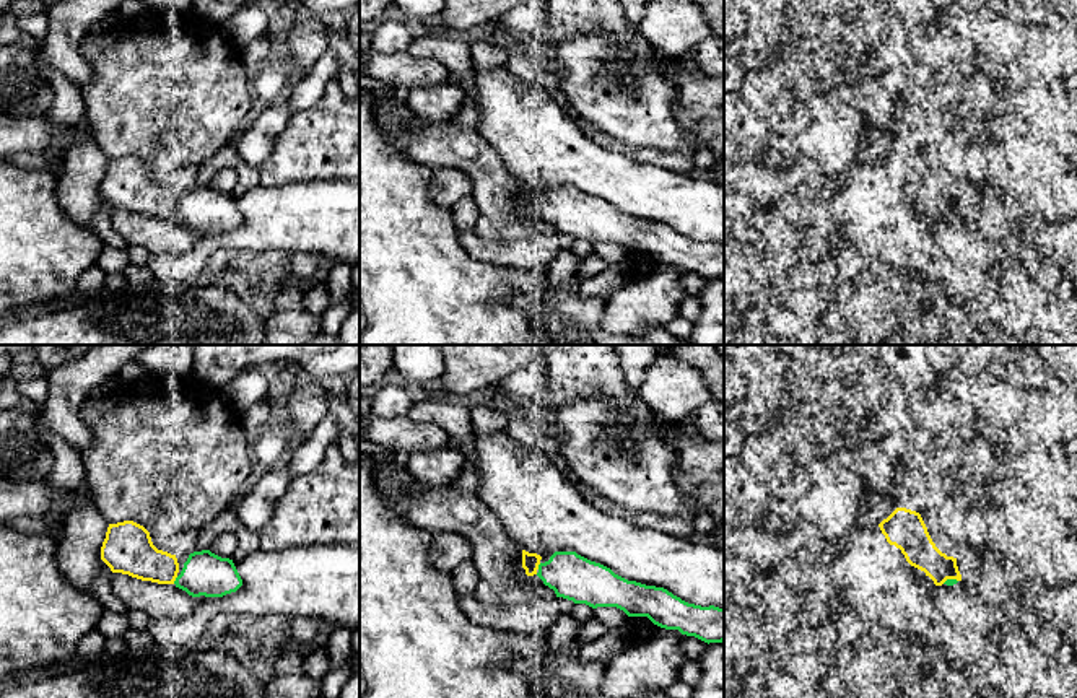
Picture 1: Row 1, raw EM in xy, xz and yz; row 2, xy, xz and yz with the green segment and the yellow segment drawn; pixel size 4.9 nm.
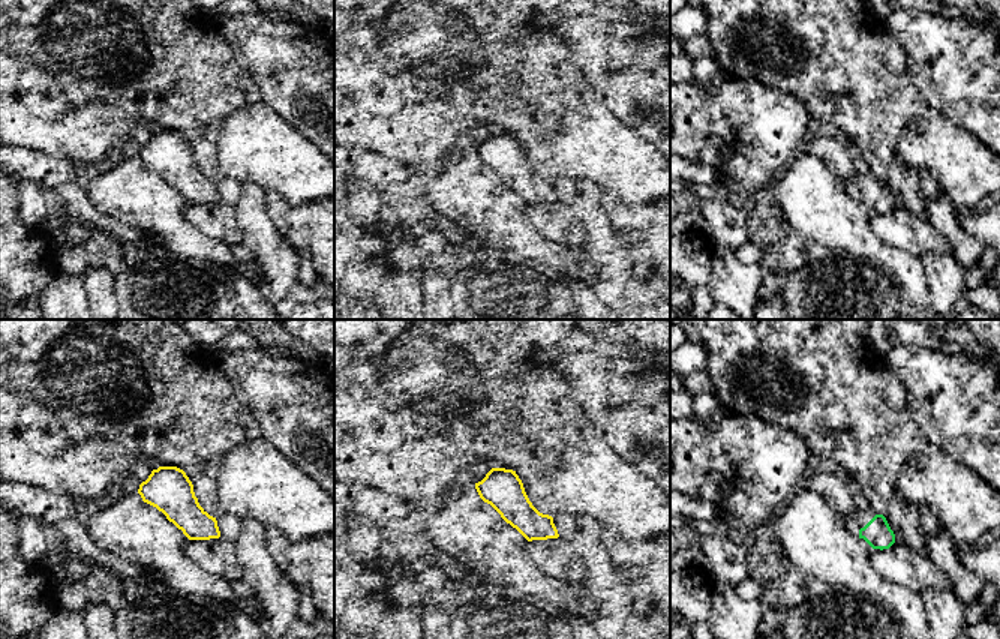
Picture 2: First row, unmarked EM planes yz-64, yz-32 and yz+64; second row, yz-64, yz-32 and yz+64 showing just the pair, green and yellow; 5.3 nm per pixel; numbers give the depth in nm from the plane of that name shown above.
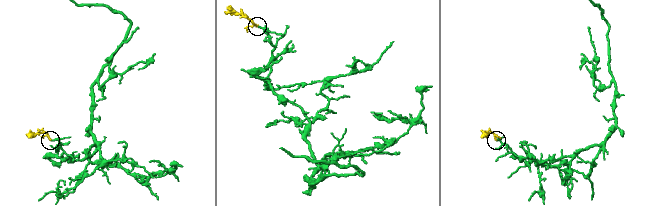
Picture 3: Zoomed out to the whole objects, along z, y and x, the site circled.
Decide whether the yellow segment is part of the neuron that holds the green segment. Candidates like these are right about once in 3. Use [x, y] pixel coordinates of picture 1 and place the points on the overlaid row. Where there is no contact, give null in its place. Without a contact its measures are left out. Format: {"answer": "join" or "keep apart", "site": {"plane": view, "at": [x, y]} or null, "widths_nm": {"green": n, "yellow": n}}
{"answer": "join", "site": {"plane": "xy", "at": [176, 580]}, "widths_nm": {"green": 220, "yellow": 220}}

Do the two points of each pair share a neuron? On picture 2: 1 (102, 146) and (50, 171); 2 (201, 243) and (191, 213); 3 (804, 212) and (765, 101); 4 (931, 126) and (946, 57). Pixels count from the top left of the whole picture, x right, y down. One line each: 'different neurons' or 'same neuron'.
1: different neurons
2: different neurons
3: different neurons
4: different neurons

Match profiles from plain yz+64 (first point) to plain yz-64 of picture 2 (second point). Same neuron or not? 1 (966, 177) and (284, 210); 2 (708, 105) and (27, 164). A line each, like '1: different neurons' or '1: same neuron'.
1: different neurons
2: different neurons

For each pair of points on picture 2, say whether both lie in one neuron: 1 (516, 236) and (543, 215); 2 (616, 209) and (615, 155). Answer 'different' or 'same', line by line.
1: different
2: different

